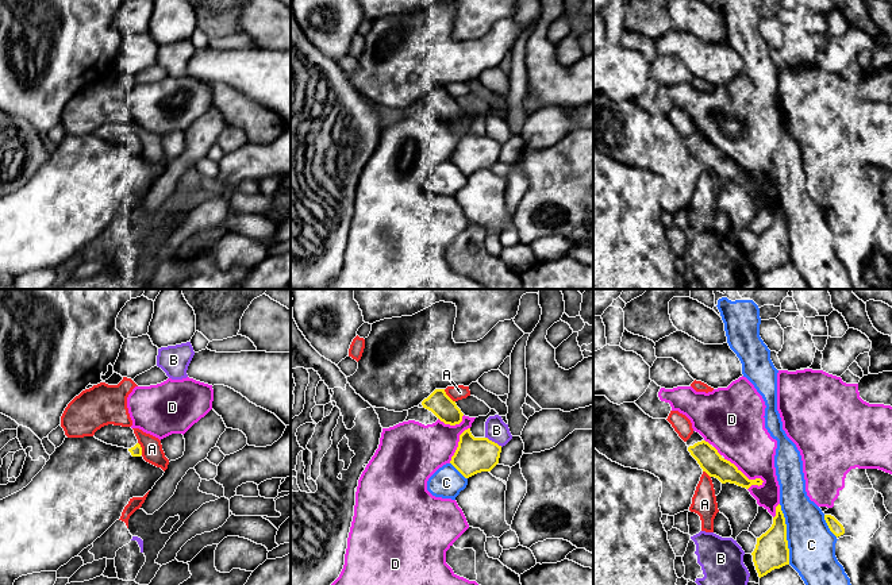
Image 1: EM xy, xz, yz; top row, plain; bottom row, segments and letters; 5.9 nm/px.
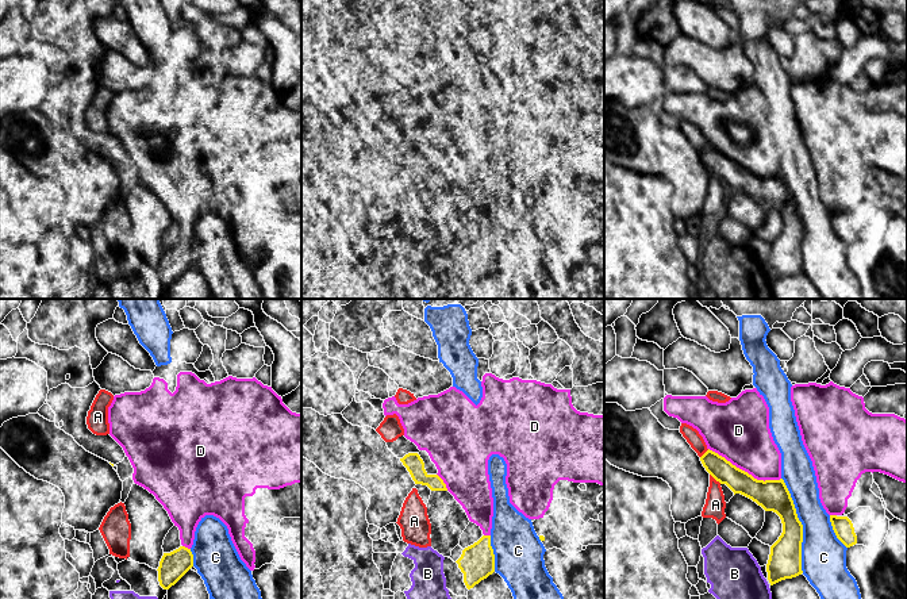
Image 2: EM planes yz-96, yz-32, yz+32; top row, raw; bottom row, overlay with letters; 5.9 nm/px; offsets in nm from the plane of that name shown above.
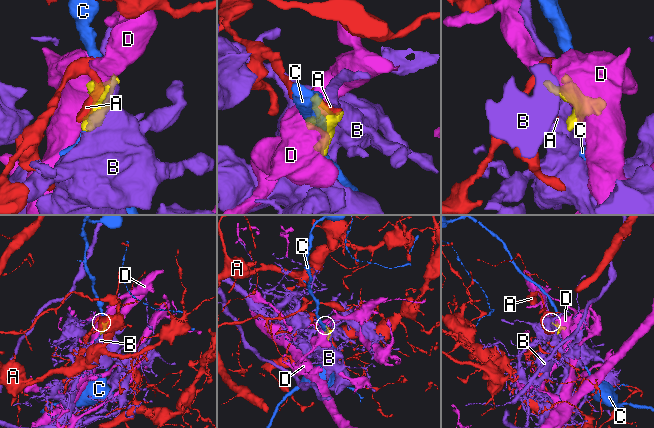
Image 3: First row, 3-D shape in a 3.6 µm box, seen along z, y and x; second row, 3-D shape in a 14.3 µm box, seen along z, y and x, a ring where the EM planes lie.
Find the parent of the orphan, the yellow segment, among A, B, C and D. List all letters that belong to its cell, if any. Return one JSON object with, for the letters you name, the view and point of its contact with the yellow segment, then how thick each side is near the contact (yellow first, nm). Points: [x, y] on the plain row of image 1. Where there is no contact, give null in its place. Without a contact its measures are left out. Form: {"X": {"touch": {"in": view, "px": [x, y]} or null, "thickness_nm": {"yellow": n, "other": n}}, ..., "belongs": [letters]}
{"belongs": []}

